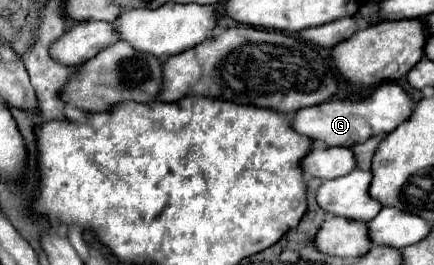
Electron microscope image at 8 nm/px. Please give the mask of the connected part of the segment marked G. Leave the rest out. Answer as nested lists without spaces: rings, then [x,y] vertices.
[[[385,82],[373,88],[365,98],[329,100],[329,102],[299,110],[293,118],[293,128],[299,134],[313,138],[315,142],[323,142],[325,146],[355,146],[355,144],[363,144],[375,134],[393,132],[399,124],[411,118],[413,110],[415,110],[413,98],[399,84]]]

